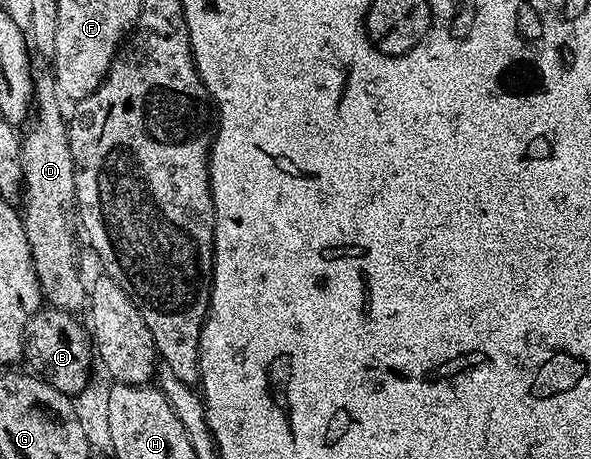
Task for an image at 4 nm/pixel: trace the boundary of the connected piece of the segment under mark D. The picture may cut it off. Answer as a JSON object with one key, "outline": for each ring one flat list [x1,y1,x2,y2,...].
{"outline":[[50,73,38,75,35,78,35,97,33,99,33,117,30,119,29,125,26,127,25,133,22,135,21,141,23,144,23,184,25,187,25,199,27,198,27,207,22,207,21,213,23,216,23,223,25,224,25,236,29,236,29,248,31,249,31,255,33,256,33,268,37,272,37,280,39,281,39,290,43,293,44,299,54,309,57,310,70,310,72,312,79,312,86,307,89,301,89,290,85,285,83,286,83,278,79,275,79,254,75,251,75,230,77,234,77,226,73,221,73,211,76,209,75,204,75,161,71,155,71,148,69,146,69,132,67,127,69,125,68,119,63,118,63,106,61,101,61,95,55,85,55,79]]}

